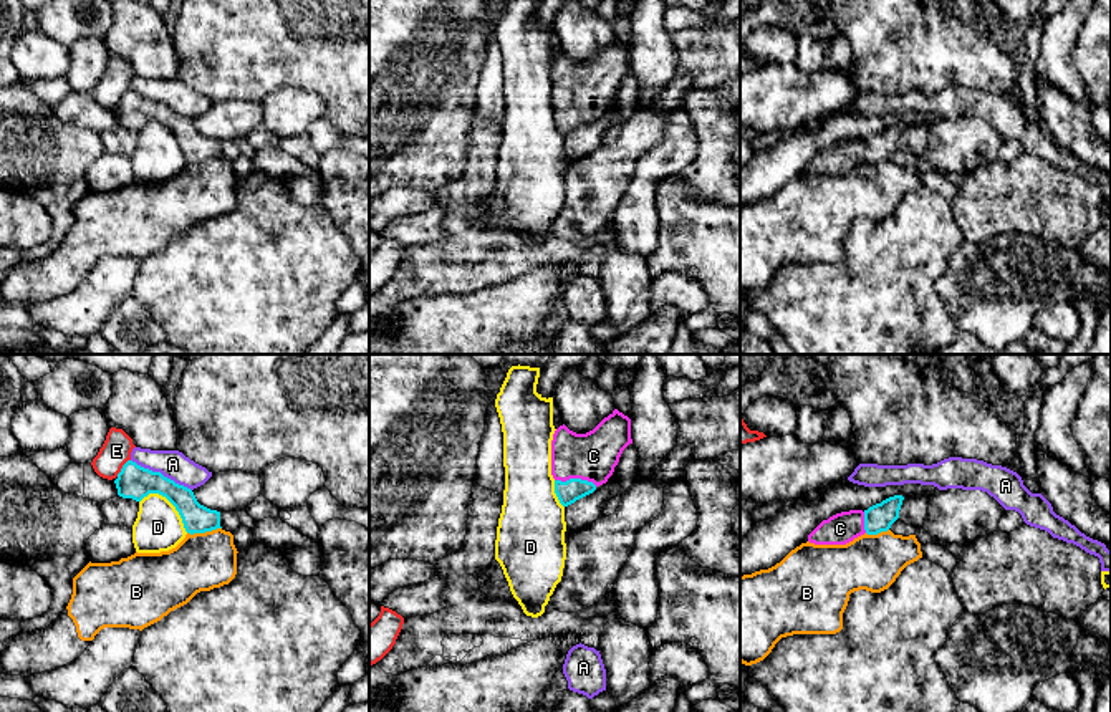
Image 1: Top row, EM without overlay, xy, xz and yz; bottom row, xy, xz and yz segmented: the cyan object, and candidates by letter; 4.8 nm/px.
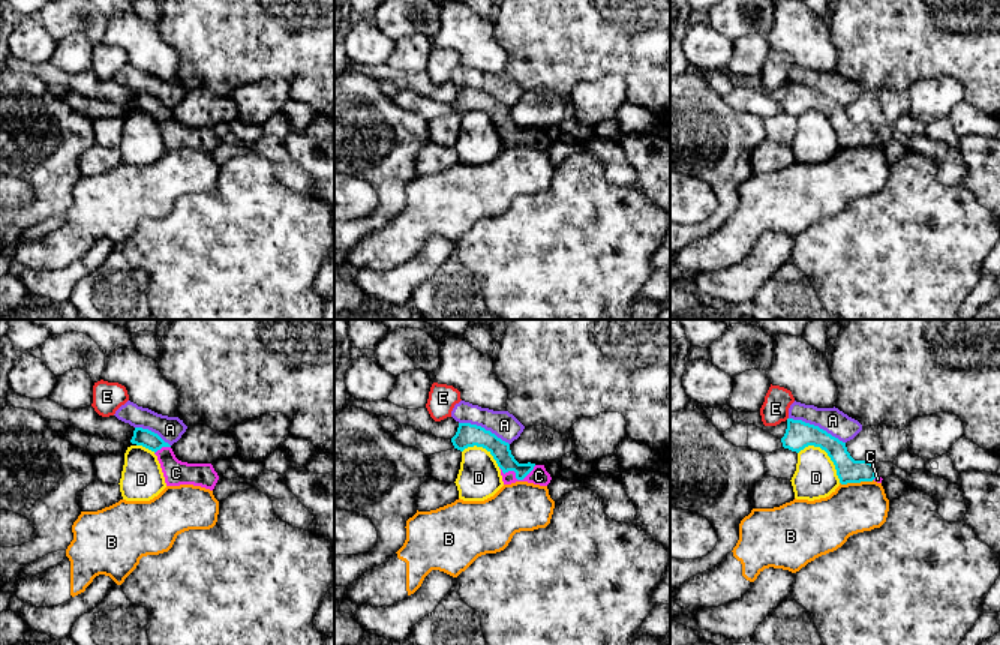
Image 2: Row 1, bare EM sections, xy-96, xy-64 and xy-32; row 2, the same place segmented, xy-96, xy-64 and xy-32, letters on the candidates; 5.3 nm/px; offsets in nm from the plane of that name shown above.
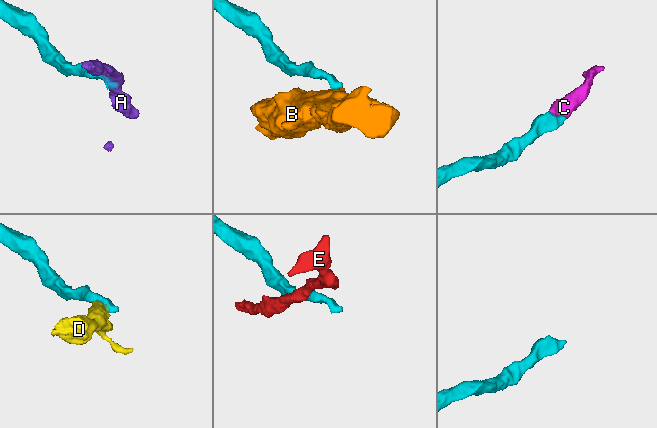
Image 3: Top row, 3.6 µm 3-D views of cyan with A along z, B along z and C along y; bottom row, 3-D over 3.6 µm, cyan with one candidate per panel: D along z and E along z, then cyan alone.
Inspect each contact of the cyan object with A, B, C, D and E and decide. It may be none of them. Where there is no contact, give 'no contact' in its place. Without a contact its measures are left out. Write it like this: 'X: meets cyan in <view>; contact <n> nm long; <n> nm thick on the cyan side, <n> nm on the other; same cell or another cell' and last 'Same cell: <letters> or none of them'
A: meets cyan in xy; contact 340 nm long; 160 nm thick on the cyan side, 140 nm on the other; another cell
B: meets cyan in xy; contact 170 nm long; 140 nm thick on the cyan side, 280 nm on the other; another cell
C: meets cyan in xz; contact 220 nm long; 110 nm thick on the cyan side, 240 nm on the other; same cell
D: meets cyan in xy; contact 280 nm long; 160 nm thick on the cyan side, 220 nm on the other; another cell
E: meets cyan in xy; contact 110 nm long; 160 nm thick on the cyan side, 140 nm on the other; another cell
Same cell: C

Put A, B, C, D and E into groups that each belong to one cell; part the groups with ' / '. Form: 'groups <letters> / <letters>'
groups A / B / C / D / E

